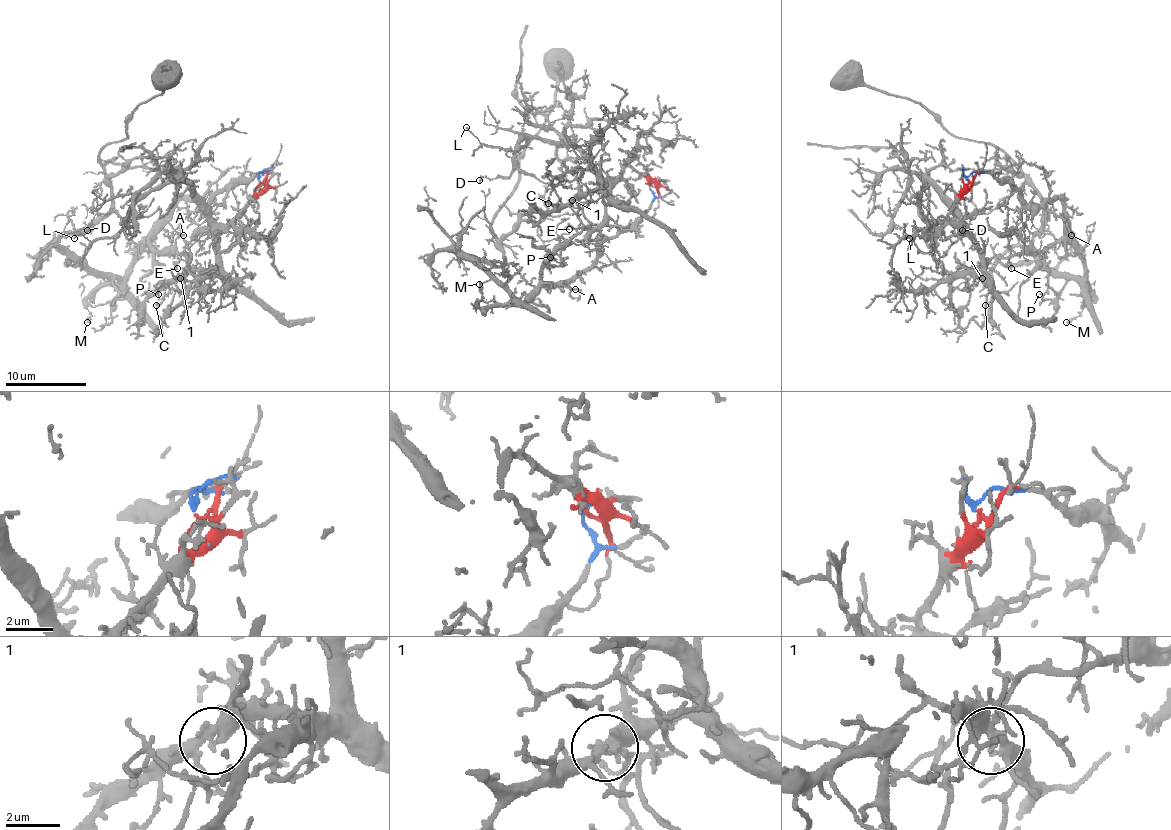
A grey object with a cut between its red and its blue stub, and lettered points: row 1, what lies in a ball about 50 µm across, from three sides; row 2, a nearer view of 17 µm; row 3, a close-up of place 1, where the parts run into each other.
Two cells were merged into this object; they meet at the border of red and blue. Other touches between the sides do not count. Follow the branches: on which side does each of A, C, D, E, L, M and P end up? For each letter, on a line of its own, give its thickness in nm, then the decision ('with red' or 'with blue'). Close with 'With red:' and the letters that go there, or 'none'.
A: 140 nm | with blue
C: 190 nm | with red
D: 160 nm | with red
E: 120 nm | with blue
L: 130 nm | with red
M: 240 nm | with blue
P: 110 nm | with blue
With red: C, D, L

